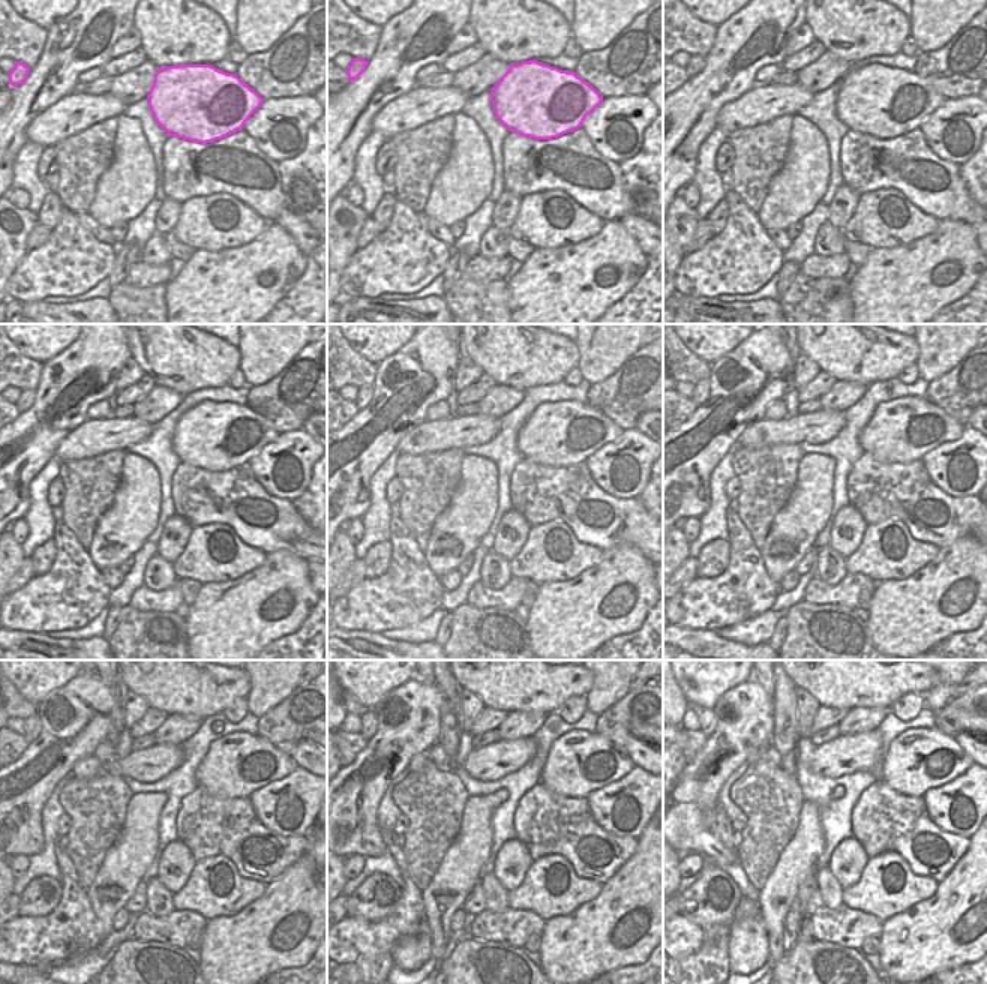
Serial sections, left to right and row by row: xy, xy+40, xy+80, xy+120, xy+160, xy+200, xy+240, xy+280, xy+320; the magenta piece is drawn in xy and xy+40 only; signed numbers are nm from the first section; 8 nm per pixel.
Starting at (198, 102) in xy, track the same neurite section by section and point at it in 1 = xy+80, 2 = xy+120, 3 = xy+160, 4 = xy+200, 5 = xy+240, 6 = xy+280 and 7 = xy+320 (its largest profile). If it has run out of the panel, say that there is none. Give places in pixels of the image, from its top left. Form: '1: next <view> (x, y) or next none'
1: next xy+80 (885, 102)
2: next xy+120 (216, 437)
3: next xy+160 (557, 434)
4: next xy+200 (902, 431)
5: next xy+240 (234, 765)
6: next xy+280 (578, 762)
7: next xy+320 (921, 758)

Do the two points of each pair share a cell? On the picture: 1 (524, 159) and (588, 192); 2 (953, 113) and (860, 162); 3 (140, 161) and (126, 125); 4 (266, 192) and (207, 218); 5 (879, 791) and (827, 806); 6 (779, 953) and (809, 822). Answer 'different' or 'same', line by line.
1: same
2: different
3: same
4: different
5: different
6: same

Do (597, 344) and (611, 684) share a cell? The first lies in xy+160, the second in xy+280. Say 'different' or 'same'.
same

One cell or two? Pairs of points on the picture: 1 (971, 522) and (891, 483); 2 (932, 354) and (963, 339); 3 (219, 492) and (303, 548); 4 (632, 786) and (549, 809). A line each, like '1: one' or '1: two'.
1: one
2: one
3: one
4: two

